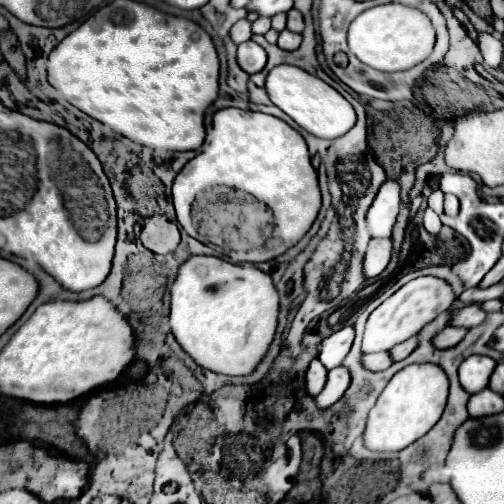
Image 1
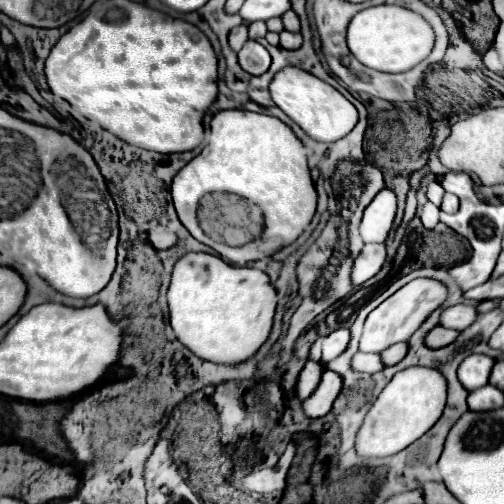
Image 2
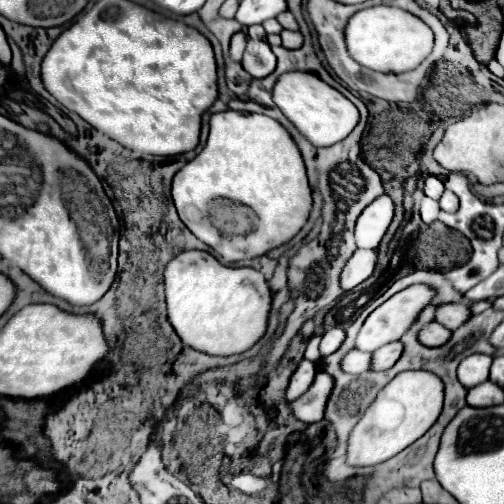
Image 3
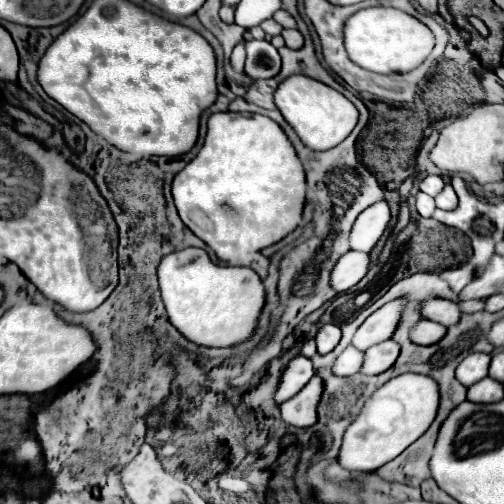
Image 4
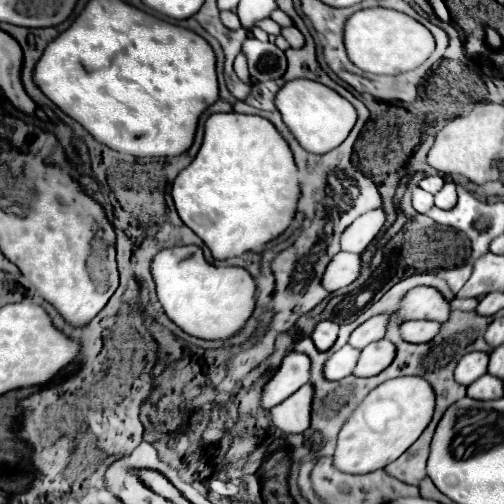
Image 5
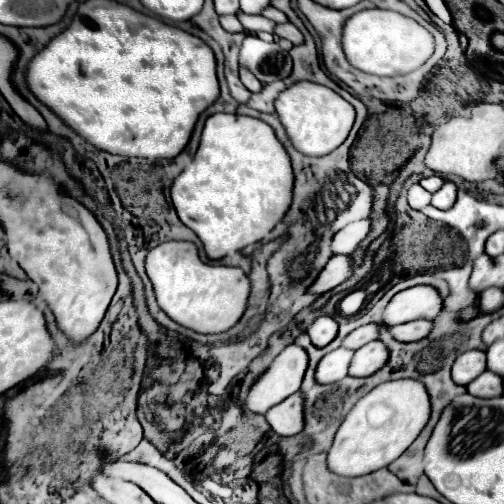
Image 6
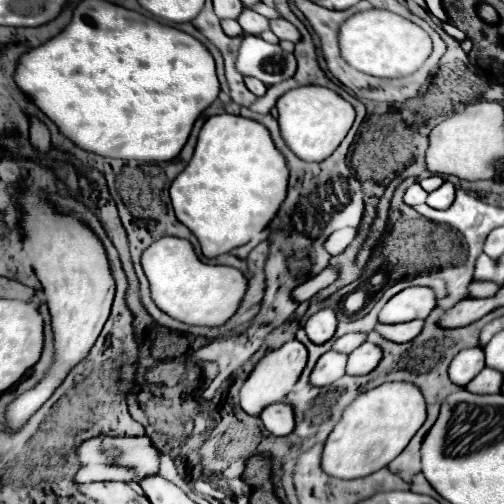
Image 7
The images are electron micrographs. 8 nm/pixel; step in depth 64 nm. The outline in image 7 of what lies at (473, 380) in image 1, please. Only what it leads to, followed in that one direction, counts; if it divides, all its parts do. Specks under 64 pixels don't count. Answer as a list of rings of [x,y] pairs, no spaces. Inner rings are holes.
[[[480,346],[464,348],[452,358],[448,376],[456,386],[466,386],[484,366],[484,352]]]

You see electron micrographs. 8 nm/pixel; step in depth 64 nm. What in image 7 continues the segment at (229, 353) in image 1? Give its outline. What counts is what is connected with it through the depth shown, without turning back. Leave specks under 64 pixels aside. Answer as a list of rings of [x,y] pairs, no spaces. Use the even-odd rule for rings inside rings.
[[[164,236],[142,254],[142,268],[150,282],[154,304],[168,316],[192,326],[220,326],[234,312],[246,292],[246,278],[232,266],[212,266],[198,260],[192,244],[182,238]]]

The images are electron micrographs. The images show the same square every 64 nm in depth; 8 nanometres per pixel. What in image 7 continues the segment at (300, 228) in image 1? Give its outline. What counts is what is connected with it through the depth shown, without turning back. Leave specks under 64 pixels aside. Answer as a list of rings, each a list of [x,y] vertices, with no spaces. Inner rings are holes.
[[[218,114],[210,116],[204,122],[192,160],[170,186],[170,200],[176,218],[184,226],[188,226],[192,234],[198,238],[202,254],[206,258],[214,258],[230,252],[236,246],[250,242],[256,234],[260,234],[268,226],[268,220],[272,220],[272,214],[276,214],[276,208],[280,208],[286,186],[288,186],[286,160],[276,150],[268,130],[250,118]]]

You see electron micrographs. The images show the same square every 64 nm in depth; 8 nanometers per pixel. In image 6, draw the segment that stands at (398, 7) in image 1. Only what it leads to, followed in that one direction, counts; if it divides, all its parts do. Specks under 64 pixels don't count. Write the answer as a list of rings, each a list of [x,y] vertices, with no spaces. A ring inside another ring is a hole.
[[[362,10],[356,12],[342,30],[342,48],[352,66],[366,74],[376,76],[400,76],[420,68],[434,52],[432,34],[418,22],[396,14],[392,10]]]

